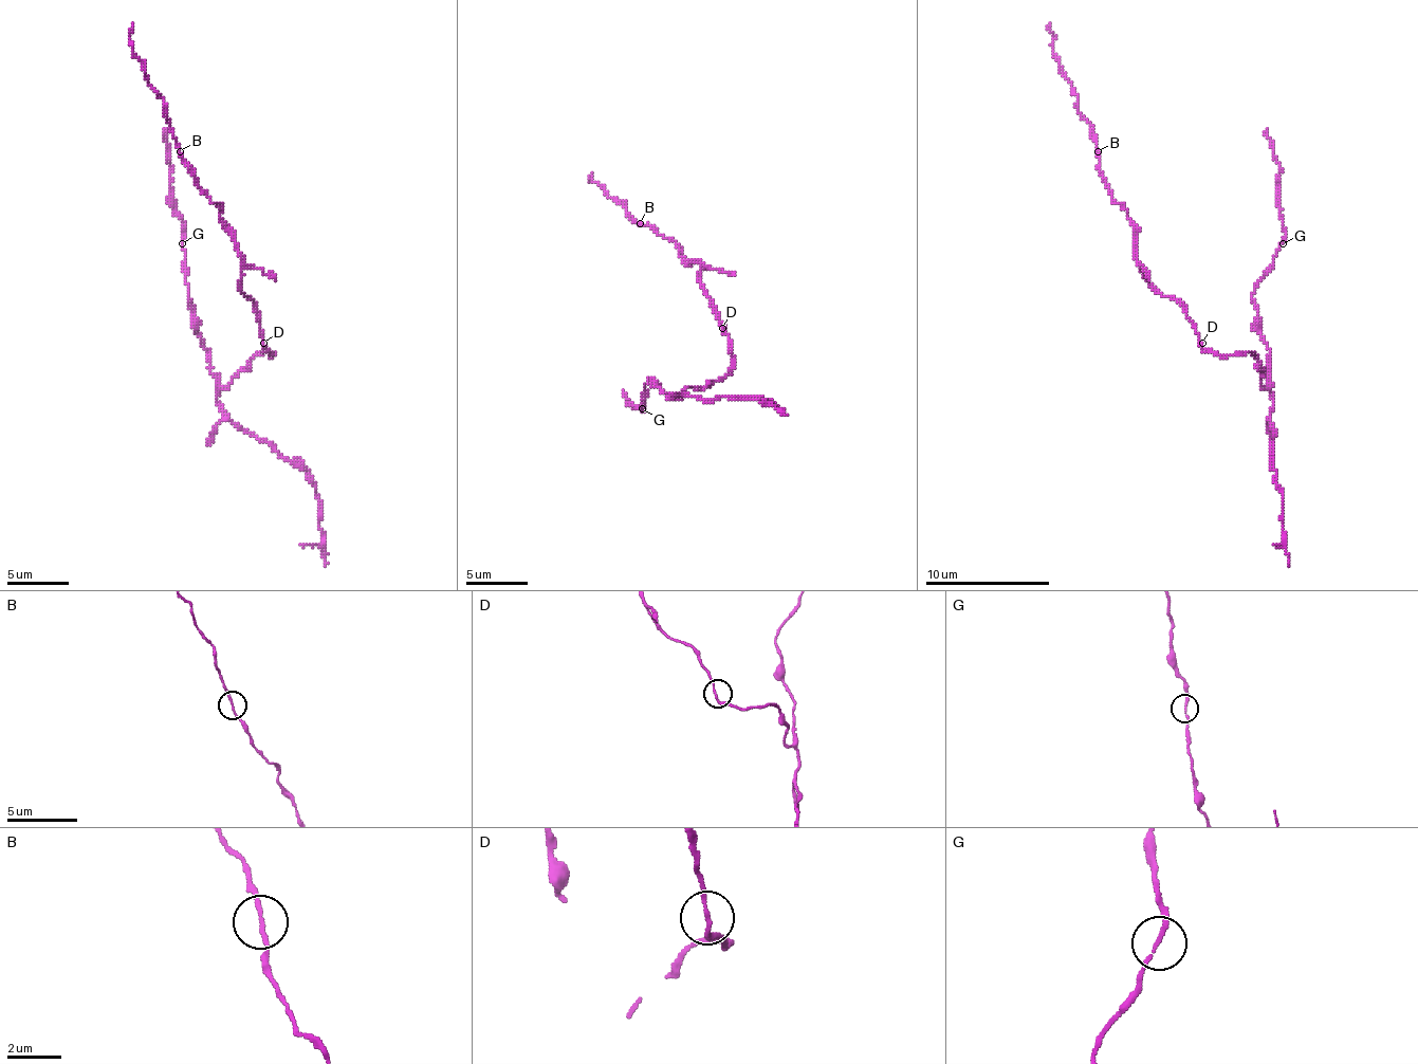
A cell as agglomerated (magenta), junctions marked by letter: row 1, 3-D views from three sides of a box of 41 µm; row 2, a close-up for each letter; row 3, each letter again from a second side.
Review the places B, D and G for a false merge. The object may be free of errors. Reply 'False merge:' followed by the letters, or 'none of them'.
False merge: none of them

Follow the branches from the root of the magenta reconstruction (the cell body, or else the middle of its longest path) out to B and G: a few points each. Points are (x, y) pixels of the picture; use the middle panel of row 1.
B: (722, 325), (716, 307), (700, 285), (700, 262), (688, 262), (669, 238), (663, 238), (651, 225), (639, 222)
G: (722, 325), (732, 347), (732, 368), (703, 387), (688, 387), (682, 393), (669, 397), (648, 378), (642, 408)

